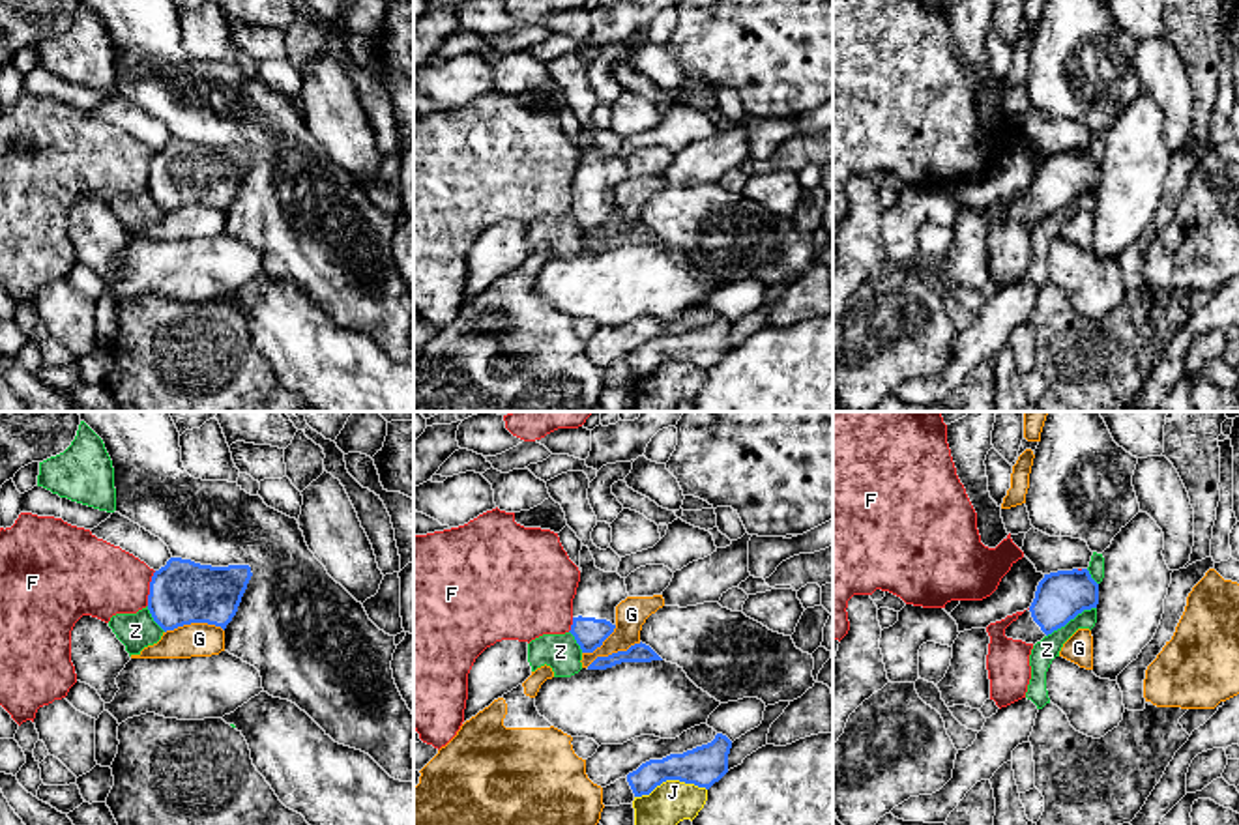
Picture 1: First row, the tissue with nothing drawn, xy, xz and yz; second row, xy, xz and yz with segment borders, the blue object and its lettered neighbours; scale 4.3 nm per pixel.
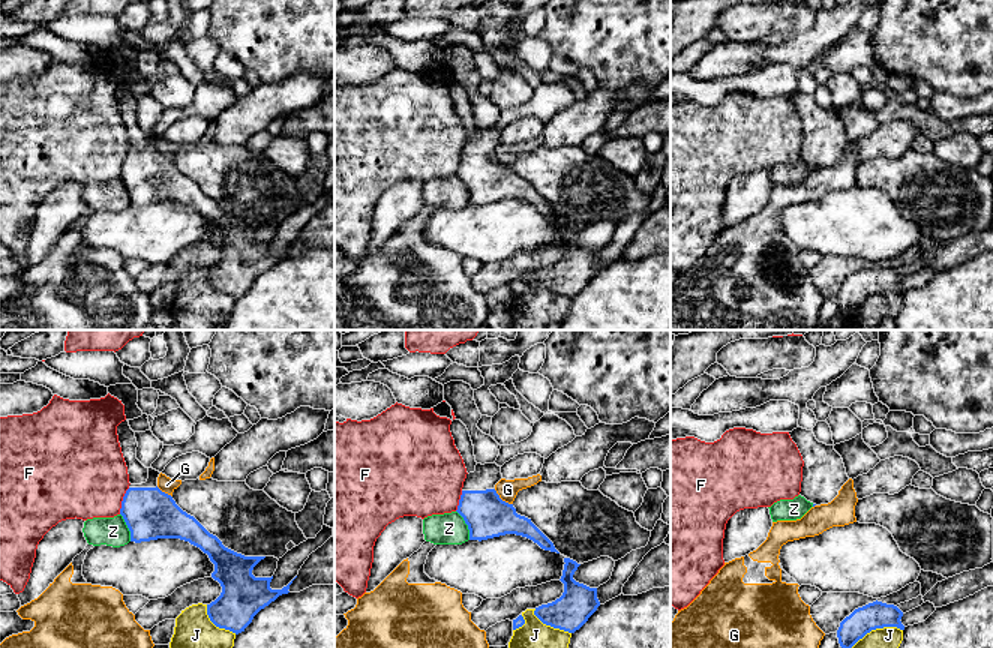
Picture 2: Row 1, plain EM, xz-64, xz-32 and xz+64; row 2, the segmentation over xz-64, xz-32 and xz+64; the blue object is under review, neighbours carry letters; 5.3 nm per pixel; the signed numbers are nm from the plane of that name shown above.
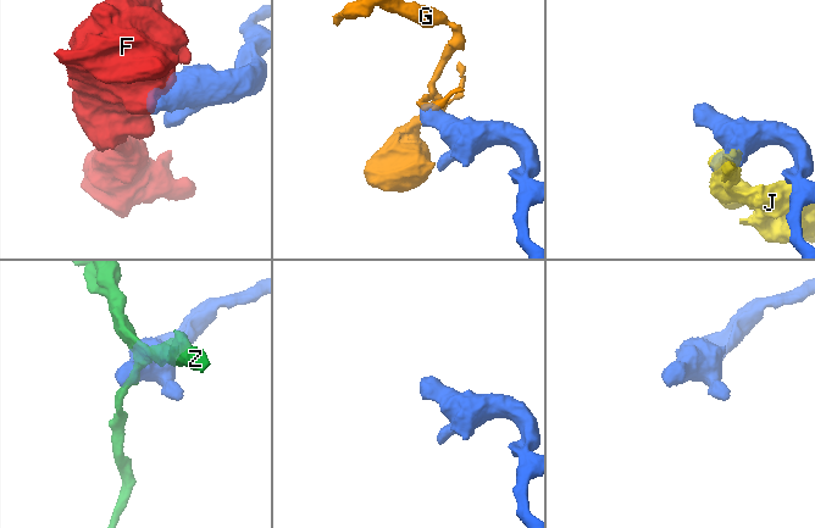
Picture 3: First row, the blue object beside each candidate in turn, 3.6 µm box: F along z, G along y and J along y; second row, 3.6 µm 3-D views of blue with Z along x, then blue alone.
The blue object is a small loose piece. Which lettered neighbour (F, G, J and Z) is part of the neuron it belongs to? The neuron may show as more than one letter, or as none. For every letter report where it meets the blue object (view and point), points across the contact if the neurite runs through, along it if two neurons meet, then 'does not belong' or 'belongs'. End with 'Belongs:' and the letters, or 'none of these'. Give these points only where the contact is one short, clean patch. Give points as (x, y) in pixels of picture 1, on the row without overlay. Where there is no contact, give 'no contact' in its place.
F: xy (150, 169) | along xy (156, 152), (146, 186) | does not belong
G: xy (193, 202) | along xy (223, 210), (212, 204), (184, 204), (165, 214) | does not belong
J: xz (670, 360) | does not belong
Z: yz (1071, 199) | along yz (1095, 188), (1084, 189), (1047, 217) | does not belong
Belongs: none of these

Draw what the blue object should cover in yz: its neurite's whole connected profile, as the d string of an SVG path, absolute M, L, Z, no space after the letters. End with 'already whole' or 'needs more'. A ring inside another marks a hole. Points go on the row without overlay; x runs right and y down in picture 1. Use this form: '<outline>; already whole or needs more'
M1087 150L1044 155L1031 187L1005 210L1005 217L1035 226L1084 191L1097 189L1097 185L1099 165Z; needs more

